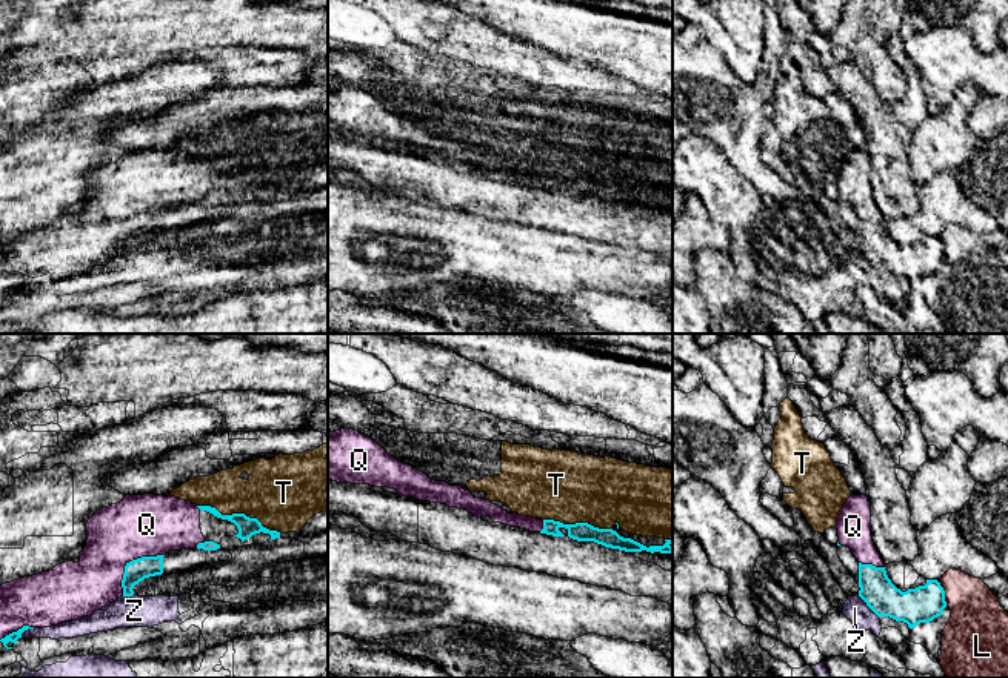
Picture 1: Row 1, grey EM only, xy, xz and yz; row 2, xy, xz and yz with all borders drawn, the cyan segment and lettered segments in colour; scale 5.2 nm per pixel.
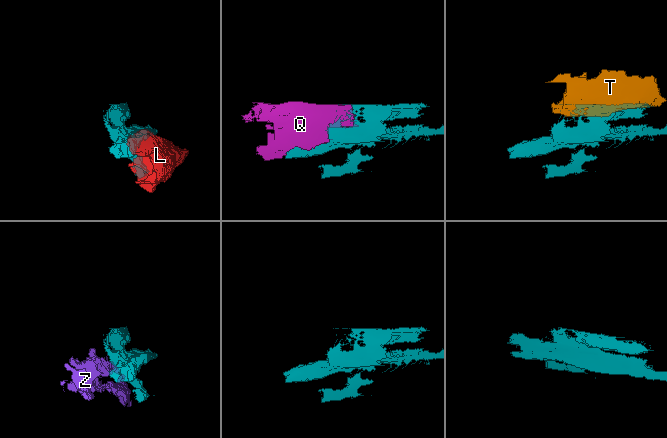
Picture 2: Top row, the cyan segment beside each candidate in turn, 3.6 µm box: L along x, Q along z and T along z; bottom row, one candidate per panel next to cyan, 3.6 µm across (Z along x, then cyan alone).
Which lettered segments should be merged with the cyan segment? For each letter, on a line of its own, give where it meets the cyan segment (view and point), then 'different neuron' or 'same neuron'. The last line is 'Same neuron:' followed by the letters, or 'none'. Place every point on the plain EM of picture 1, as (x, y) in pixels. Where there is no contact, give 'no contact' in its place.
L: yz (944, 249) | different neuron
Q: xy (130, 217) | same neuron
T: xy (239, 169) | different neuron
Z: yz (867, 260) | different neuron
Same neuron: Q

